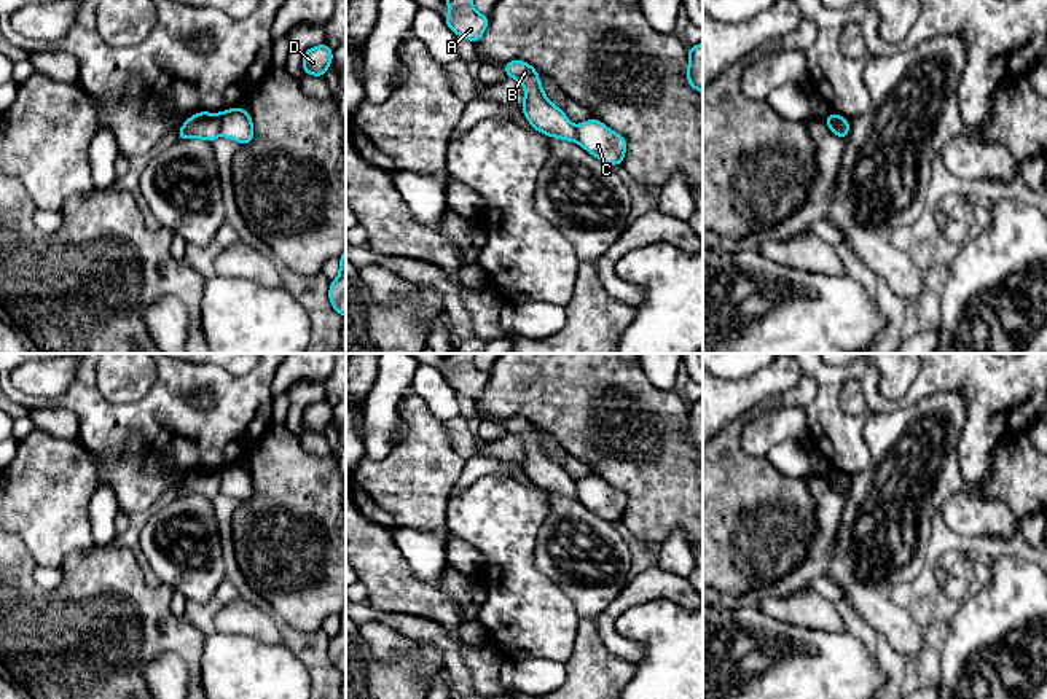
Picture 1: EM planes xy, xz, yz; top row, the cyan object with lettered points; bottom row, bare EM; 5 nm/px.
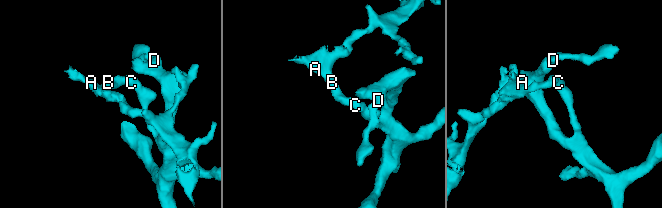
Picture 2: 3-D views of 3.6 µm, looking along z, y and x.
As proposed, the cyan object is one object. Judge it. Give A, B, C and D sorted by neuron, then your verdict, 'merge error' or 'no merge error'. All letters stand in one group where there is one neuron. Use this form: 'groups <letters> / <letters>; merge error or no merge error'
groups A B / C D; merge error

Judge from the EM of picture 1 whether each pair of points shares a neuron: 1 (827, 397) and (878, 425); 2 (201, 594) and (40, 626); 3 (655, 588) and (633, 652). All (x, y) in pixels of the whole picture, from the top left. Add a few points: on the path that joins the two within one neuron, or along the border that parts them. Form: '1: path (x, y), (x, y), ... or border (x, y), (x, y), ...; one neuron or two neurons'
1: border (902, 408), (866, 416), (864, 441), (869, 454); two neurons
2: border (163, 583), (176, 591); two neurons
3: path (635, 593), (609, 616), (609, 632), (612, 636); one neuron

